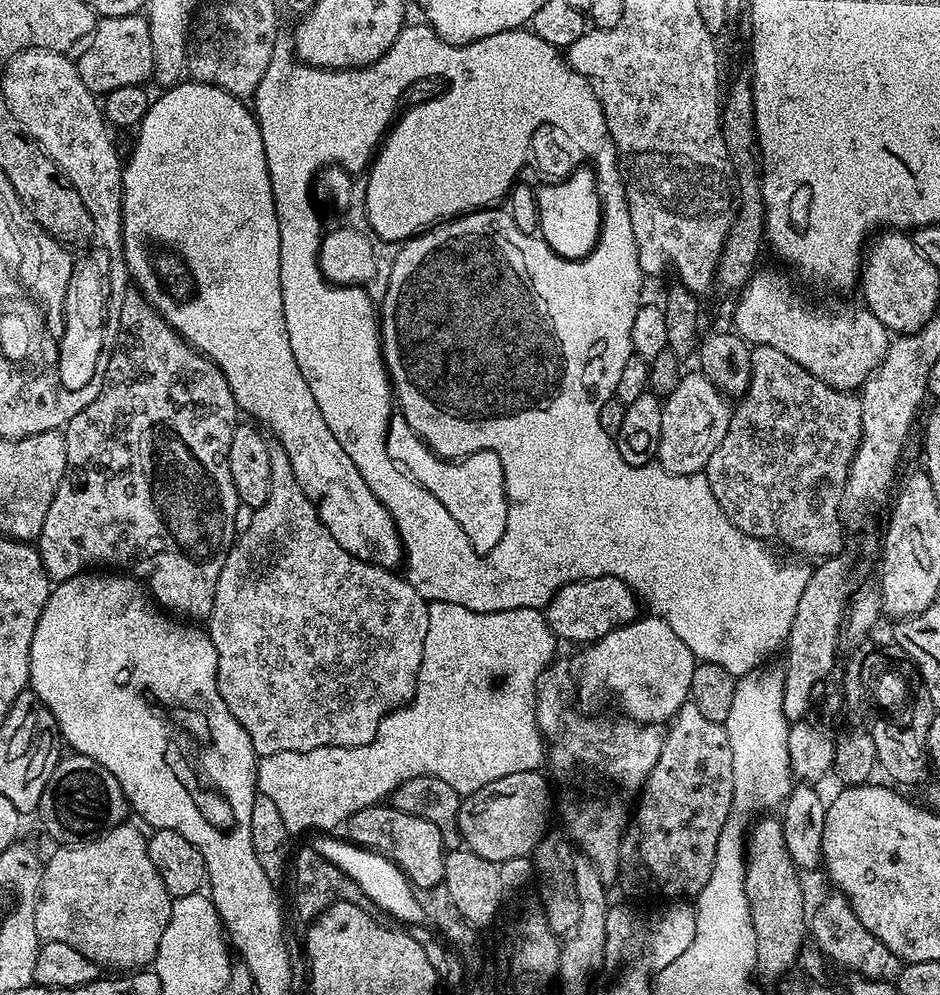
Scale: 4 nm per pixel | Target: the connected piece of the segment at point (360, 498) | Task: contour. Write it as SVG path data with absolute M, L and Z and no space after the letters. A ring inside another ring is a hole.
M179 82L171 88L161 91L161 96L149 103L142 122L135 133L136 146L134 152L126 158L123 165L124 177L122 178L121 200L121 232L124 235L125 260L128 270L135 285L144 292L145 296L155 305L160 316L172 328L175 328L184 340L193 348L203 352L209 360L213 360L222 370L226 382L236 399L236 407L245 417L251 418L262 425L269 433L273 432L275 443L286 450L286 458L290 458L290 466L294 466L294 478L298 478L298 486L316 506L316 513L320 521L334 534L334 542L342 546L352 556L365 560L368 564L381 564L384 568L393 570L401 567L404 559L404 547L400 541L398 530L394 526L394 518L374 498L374 490L366 486L362 474L358 474L358 466L350 459L350 454L342 450L338 438L330 434L330 426L326 426L326 418L322 418L322 410L318 410L318 402L314 402L314 394L310 394L310 386L306 386L306 378L302 378L302 370L298 370L298 362L294 358L294 350L290 350L290 334L286 334L286 318L282 310L282 278L280 277L280 235L278 234L278 214L274 206L274 194L270 182L270 170L266 166L266 154L262 146L260 127L256 125L253 109L248 108L243 99L218 86L198 84L195 82Z

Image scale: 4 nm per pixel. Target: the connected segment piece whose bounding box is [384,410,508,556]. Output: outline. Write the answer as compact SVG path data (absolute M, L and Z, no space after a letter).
M398 410L388 417L384 449L401 470L430 490L430 494L450 510L450 518L462 526L462 534L470 538L470 546L477 554L484 556L502 542L508 521L508 491L504 485L502 458L498 458L496 452L482 450L463 458L446 460L413 430Z

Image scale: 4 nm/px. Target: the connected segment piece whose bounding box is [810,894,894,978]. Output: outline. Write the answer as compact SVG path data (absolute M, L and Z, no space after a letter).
M831 894L816 909L810 912L810 936L816 939L816 944L820 947L820 952L824 956L829 956L834 963L846 971L848 974L859 974L869 978L880 978L885 975L888 963L893 963L894 957L888 948L862 922L858 922L858 914L848 905L848 899L839 894Z

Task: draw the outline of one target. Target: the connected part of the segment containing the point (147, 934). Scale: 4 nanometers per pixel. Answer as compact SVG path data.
M125 822L111 828L102 836L84 844L57 847L52 857L43 861L44 873L40 879L40 892L36 896L34 926L44 942L66 942L78 954L86 954L101 969L140 970L156 959L158 942L170 922L173 896L162 886L154 862L150 862L148 836Z

